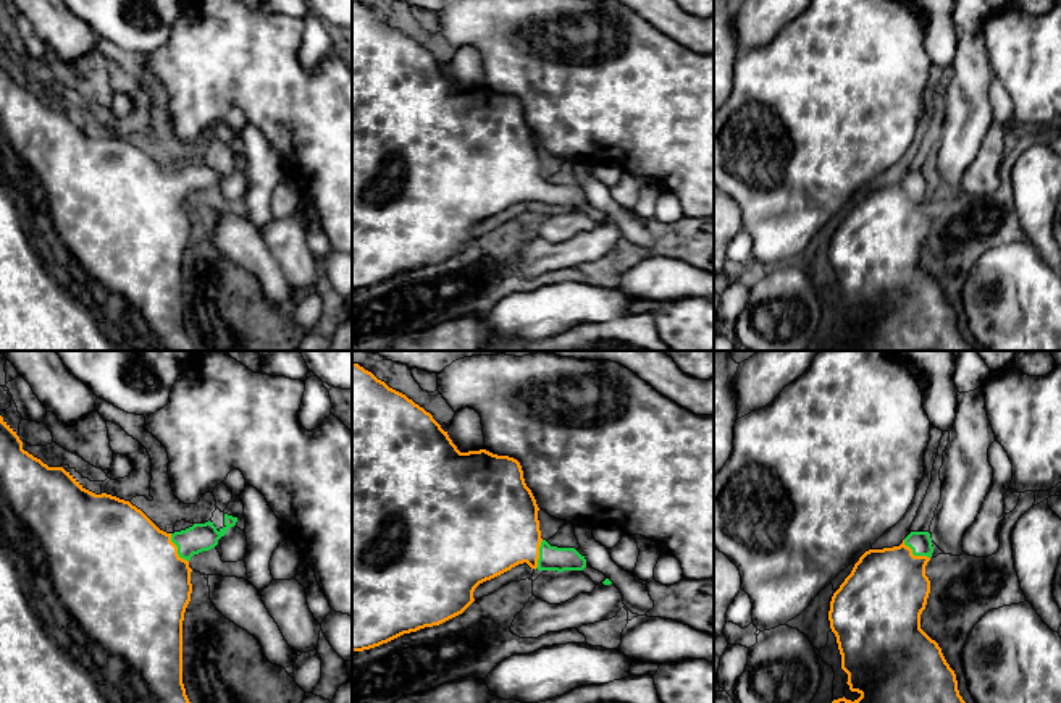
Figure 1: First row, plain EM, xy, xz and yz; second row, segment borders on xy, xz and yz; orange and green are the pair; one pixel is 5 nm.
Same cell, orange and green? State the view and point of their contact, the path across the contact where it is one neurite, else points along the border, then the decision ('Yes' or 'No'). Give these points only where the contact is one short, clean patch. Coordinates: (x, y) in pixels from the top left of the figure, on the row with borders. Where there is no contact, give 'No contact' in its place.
Touches orange at xy (176, 548). Path across: xy (131, 569), (155, 564), (176, 548), (201, 537). Yes

